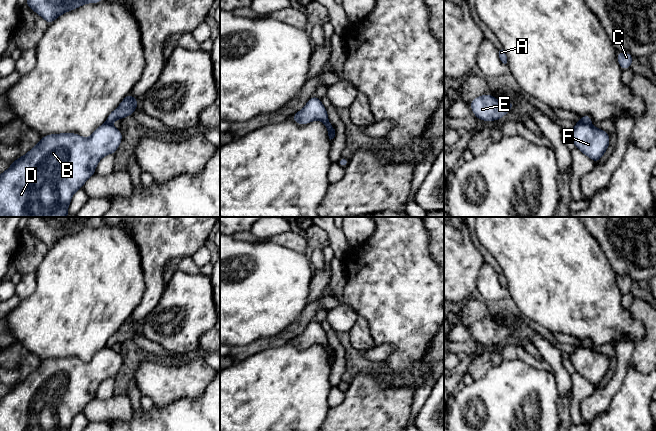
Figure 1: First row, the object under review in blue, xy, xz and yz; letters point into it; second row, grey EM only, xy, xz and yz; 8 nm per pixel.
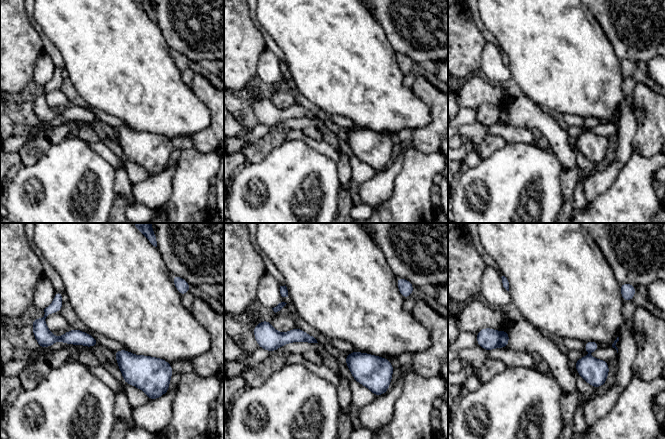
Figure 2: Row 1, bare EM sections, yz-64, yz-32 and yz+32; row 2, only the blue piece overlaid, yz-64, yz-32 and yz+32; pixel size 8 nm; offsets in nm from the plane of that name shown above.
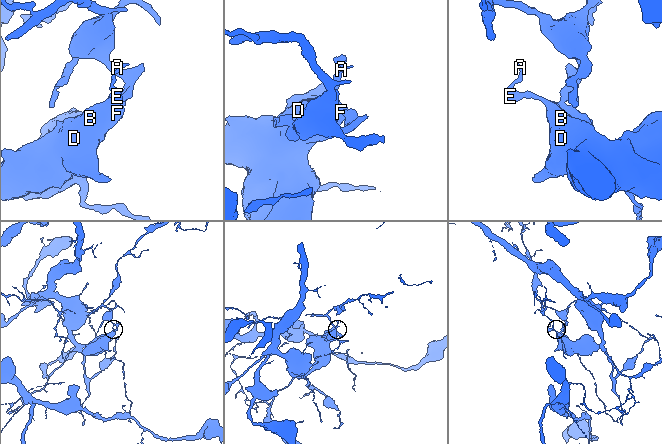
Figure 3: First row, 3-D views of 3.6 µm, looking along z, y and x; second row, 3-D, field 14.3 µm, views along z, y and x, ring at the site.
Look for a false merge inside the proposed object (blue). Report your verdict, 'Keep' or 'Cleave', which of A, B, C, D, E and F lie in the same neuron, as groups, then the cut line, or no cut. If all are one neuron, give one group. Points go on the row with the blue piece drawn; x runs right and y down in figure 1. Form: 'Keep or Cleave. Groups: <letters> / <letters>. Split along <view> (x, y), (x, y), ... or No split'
Cleave. Groups: A B D E F / C. Split along yz (579, 120), (589, 124)

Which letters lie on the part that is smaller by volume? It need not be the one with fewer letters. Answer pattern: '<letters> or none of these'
C

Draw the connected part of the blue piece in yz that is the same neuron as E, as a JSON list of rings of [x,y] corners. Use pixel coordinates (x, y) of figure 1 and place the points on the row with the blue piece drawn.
[[[484,94],[474,98],[470,107],[477,119],[483,121],[498,121],[510,112],[514,106],[512,101],[499,101],[493,95]]]

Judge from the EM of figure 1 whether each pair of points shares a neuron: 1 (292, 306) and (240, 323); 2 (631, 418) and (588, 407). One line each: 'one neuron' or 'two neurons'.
1: one neuron
2: two neurons

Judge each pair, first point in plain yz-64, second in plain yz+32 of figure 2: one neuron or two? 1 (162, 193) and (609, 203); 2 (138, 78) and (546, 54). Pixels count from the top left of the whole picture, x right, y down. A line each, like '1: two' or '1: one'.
1: two
2: one

